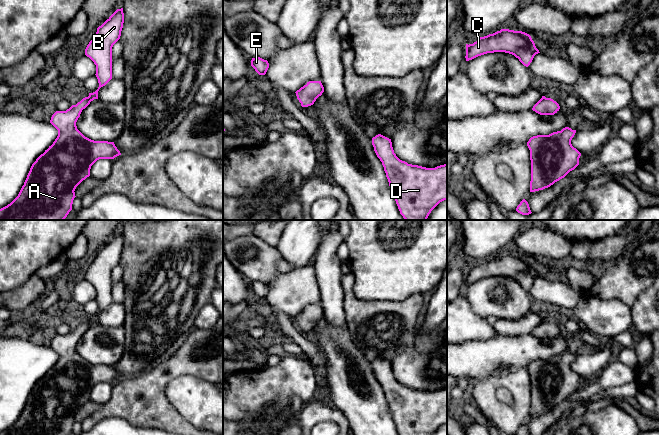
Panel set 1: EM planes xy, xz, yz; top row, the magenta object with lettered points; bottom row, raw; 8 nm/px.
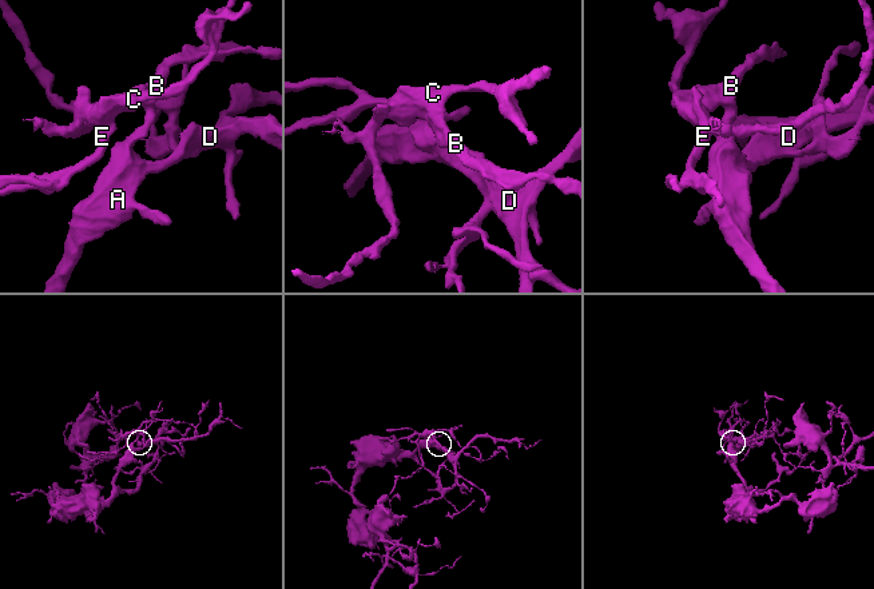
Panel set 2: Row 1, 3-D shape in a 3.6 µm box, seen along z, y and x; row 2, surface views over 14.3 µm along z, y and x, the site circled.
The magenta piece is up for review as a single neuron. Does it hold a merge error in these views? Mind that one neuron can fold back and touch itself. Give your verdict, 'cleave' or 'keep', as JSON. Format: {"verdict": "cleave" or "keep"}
{"verdict": "keep"}

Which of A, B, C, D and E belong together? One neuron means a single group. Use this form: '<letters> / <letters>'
A B C D E

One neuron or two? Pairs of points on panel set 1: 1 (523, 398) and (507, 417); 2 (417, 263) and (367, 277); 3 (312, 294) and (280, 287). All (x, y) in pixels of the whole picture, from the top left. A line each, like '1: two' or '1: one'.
1: one
2: one
3: one

